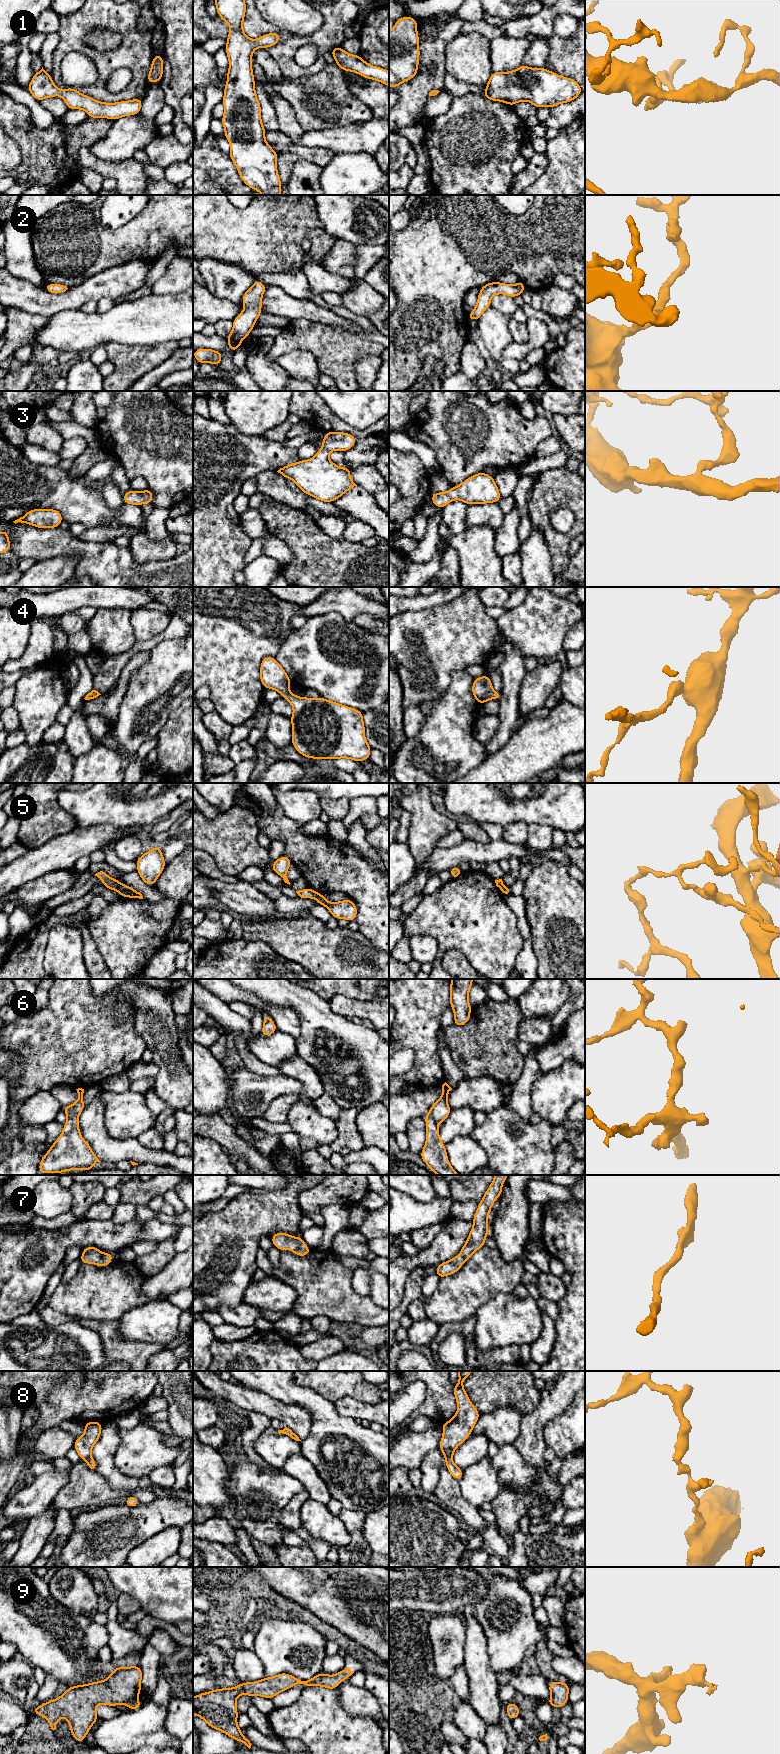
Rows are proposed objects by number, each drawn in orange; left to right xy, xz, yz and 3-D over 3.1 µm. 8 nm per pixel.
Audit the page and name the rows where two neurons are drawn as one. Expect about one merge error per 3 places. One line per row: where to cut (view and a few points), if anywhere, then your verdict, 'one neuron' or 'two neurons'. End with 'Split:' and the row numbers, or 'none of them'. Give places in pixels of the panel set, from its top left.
1: no cut; one neuron
2: no cut; one neuron
3: no cut; one neuron
4: no cut; one neuron
5: cut in xy along (122, 884), (118, 890); two neurons
6: no cut; one neuron
7: no cut; one neuron
8: cut in yz along (451, 1456), (445, 1460); two neurons
9: no cut; one neuron
Split: 5, 8

